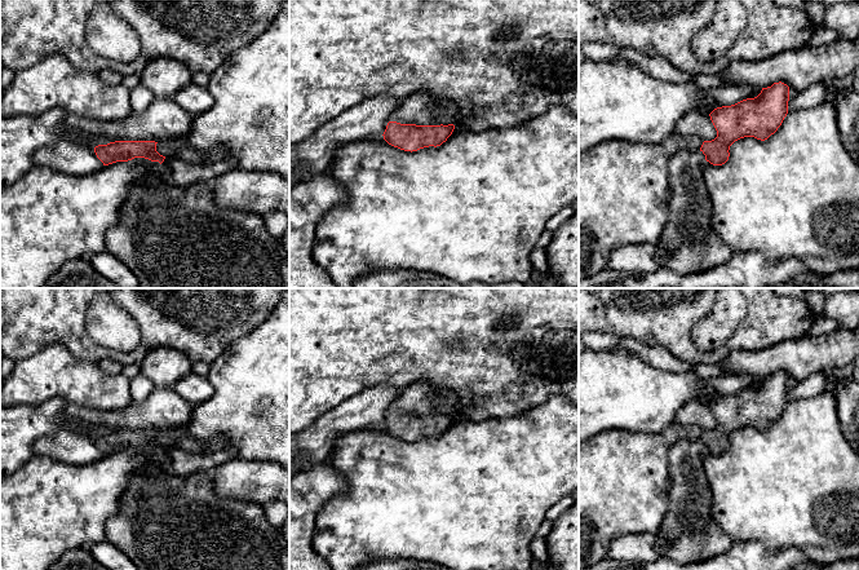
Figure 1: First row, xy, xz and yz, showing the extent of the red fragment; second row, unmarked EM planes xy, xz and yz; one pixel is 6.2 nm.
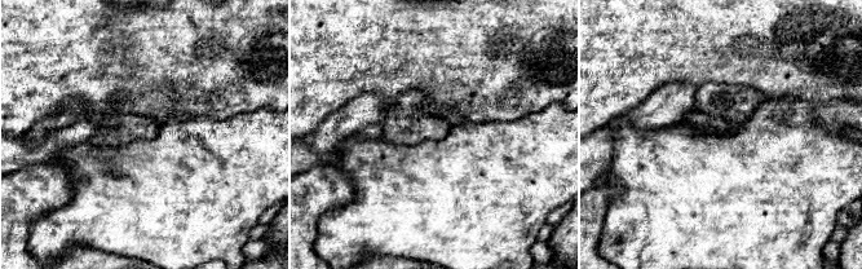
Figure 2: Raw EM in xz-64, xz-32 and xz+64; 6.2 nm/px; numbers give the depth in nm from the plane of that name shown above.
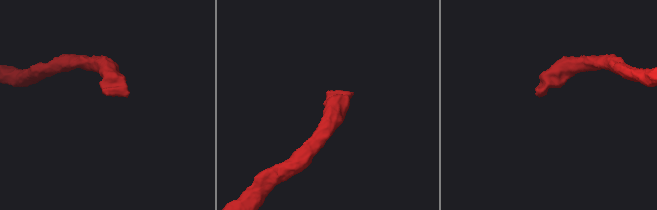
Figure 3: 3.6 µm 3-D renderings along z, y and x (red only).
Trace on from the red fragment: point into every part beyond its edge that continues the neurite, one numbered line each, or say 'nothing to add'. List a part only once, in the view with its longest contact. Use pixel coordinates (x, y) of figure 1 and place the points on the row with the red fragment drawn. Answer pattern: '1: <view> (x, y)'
1: xz (421, 109)

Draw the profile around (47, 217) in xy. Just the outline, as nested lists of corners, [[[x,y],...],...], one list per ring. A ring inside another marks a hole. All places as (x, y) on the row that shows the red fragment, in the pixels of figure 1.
[[[132,160],[116,162],[85,176],[36,165],[16,182],[0,186],[0,288],[41,288],[66,261],[103,252],[107,230],[120,221],[132,185],[143,176],[145,169]]]

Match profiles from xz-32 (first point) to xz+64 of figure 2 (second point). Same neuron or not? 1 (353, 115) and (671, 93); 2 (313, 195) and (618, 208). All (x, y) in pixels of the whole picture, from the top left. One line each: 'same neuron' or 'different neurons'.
1: same neuron
2: different neurons

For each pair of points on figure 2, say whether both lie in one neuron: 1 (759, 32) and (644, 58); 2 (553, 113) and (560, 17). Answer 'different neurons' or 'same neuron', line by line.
1: same neuron
2: different neurons

